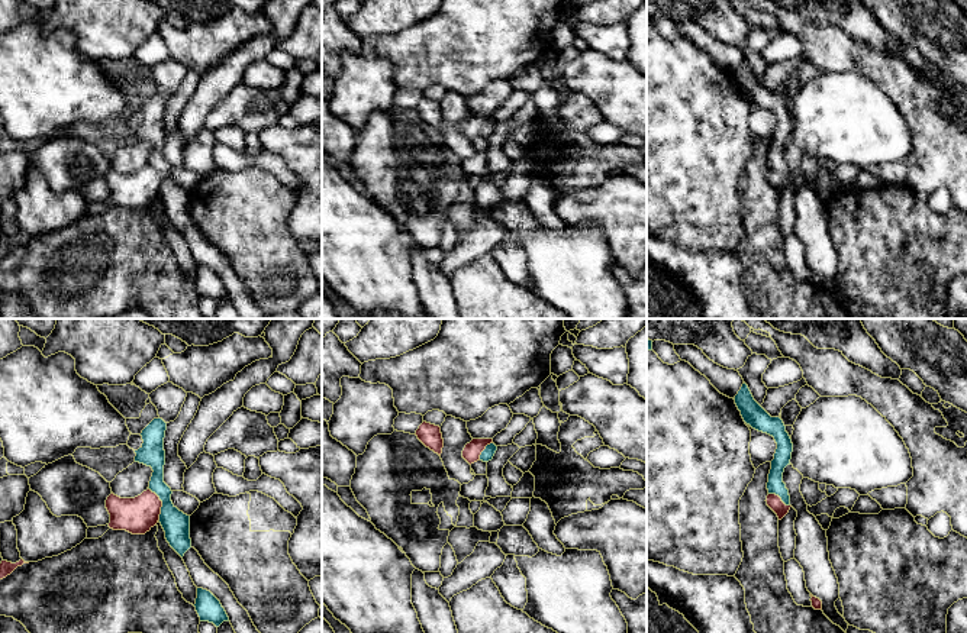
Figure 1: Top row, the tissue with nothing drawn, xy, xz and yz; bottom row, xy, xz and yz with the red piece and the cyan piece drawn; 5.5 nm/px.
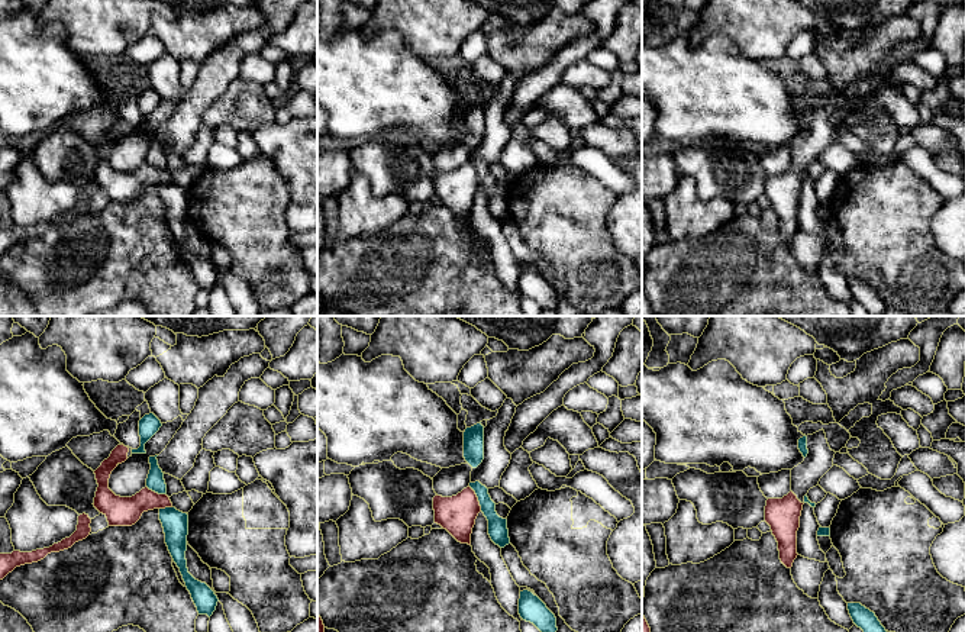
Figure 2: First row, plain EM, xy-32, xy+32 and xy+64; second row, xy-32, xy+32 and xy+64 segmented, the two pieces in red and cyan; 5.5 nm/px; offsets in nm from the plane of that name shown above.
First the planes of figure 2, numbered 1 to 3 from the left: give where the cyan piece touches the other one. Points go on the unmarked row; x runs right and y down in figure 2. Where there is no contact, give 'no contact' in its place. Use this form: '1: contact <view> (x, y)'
1: contact xy-32 (157, 168)
2: contact xy+32 (477, 174)
3: no contact

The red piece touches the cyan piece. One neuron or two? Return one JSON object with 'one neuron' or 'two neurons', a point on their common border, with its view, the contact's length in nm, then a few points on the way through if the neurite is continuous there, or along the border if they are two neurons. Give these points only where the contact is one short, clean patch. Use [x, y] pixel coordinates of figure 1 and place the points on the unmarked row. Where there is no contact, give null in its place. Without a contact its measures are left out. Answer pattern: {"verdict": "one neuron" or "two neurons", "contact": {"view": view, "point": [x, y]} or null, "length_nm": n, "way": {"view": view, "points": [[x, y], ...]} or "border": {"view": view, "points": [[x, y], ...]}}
{"verdict": "two neurons", "contact": {"view": "xy", "point": [161, 178]}, "length_nm": 200}

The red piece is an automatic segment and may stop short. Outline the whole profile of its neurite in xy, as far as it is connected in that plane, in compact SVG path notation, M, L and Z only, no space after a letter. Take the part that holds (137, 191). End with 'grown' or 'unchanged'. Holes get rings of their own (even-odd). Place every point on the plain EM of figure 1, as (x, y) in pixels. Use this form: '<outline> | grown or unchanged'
M149 164L135 174L120 174L113 168L106 175L109 203L145 210L159 196L162 177Z | unchanged

